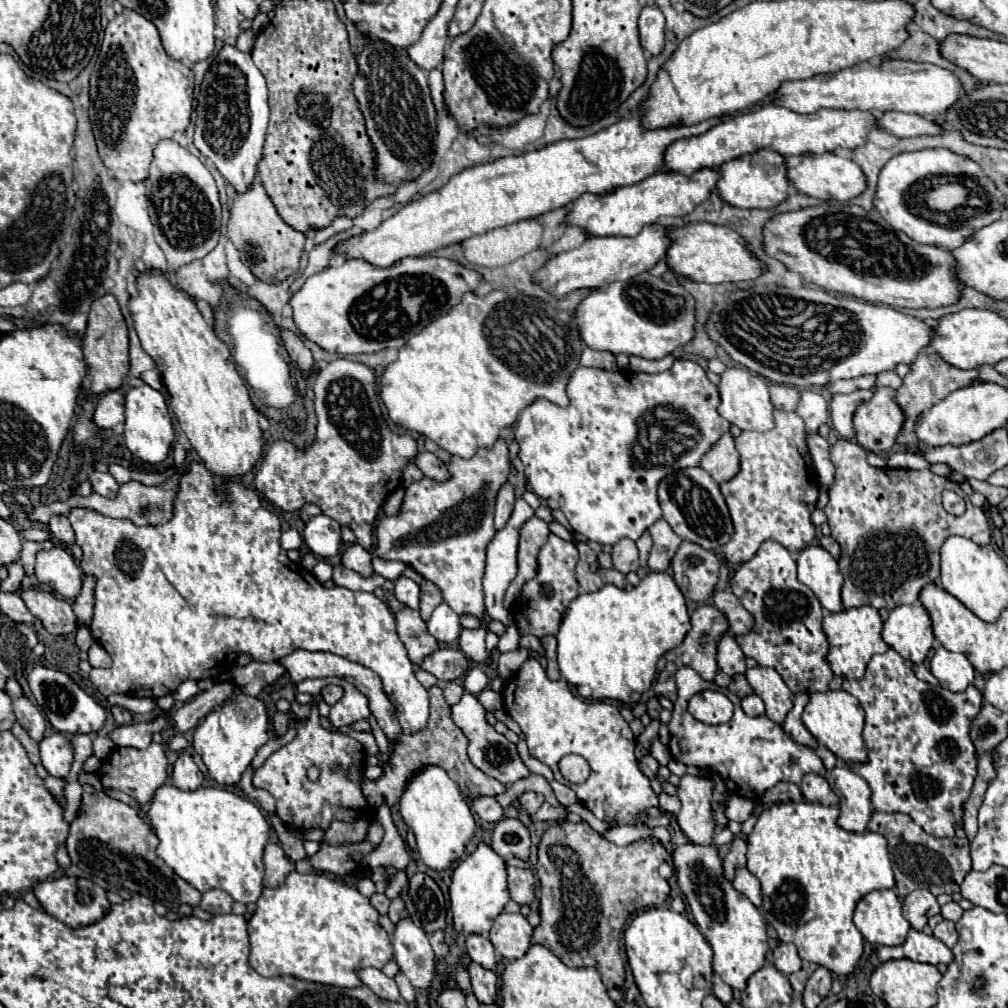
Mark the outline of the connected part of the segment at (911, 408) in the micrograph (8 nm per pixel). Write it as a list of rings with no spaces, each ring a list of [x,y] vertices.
[[[933,347],[923,349],[919,353],[919,357],[915,359],[915,363],[911,365],[911,371],[903,377],[903,385],[895,391],[895,403],[901,407],[901,411],[905,415],[905,423],[903,423],[903,427],[897,435],[897,443],[911,445],[911,447],[921,447],[921,443],[917,443],[917,435],[913,435],[913,427],[915,427],[915,421],[917,421],[919,413],[923,409],[929,409],[931,405],[935,405],[943,397],[947,397],[947,393],[951,393],[955,389],[961,389],[961,387],[967,387],[977,379],[999,379],[999,385],[1007,385],[1007,379],[1001,373],[997,373],[993,365],[981,365],[981,367],[963,371],[963,369],[957,369],[957,367],[945,363],[937,355],[937,351],[933,351]]]

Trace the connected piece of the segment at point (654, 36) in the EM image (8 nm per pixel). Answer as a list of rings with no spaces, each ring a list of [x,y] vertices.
[[[655,5],[643,7],[639,17],[639,39],[641,39],[641,47],[645,55],[653,57],[663,51],[663,43],[665,43],[663,31],[665,31],[663,13]]]

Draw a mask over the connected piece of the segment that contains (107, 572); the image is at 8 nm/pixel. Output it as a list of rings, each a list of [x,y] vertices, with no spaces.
[[[191,461],[189,469],[179,479],[177,499],[173,501],[173,507],[175,507],[173,519],[169,519],[169,523],[165,523],[165,525],[137,527],[135,523],[129,523],[129,519],[105,517],[97,511],[89,511],[89,509],[73,509],[69,513],[69,521],[71,521],[71,527],[73,527],[75,537],[77,537],[75,543],[83,549],[81,569],[83,569],[83,573],[95,577],[95,613],[93,613],[91,633],[97,639],[97,643],[113,657],[113,665],[109,669],[91,669],[89,679],[91,679],[96,691],[104,697],[109,697],[111,694],[125,694],[159,699],[163,695],[173,693],[179,687],[179,683],[185,679],[195,679],[195,681],[207,679],[207,677],[217,679],[219,675],[227,673],[235,665],[235,661],[241,653],[249,653],[255,661],[273,661],[273,657],[285,657],[287,653],[293,653],[295,649],[327,651],[327,653],[337,653],[341,657],[347,657],[349,661],[361,663],[361,665],[369,667],[371,671],[379,673],[379,677],[383,681],[383,689],[397,709],[397,719],[401,723],[403,733],[415,733],[415,731],[423,729],[427,719],[429,719],[429,697],[425,693],[425,687],[415,679],[405,645],[397,637],[395,619],[393,619],[393,613],[389,611],[389,607],[373,593],[355,593],[355,591],[349,591],[345,587],[331,587],[329,589],[329,587],[321,585],[309,571],[305,571],[301,565],[295,565],[293,561],[289,561],[287,551],[283,551],[281,543],[279,543],[279,537],[281,537],[279,519],[277,519],[277,515],[273,515],[271,511],[267,511],[259,503],[259,495],[253,489],[247,489],[241,483],[231,483],[229,499],[223,499],[223,497],[215,495],[215,491],[213,491],[215,483],[217,483],[217,479],[213,479],[211,473],[199,461]]]

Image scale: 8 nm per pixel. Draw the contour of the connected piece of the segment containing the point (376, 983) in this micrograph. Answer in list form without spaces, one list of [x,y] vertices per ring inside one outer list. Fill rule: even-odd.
[[[361,969],[359,979],[365,987],[369,987],[377,997],[387,999],[387,1001],[397,1001],[399,999],[399,989],[393,979],[383,975],[379,969]]]

